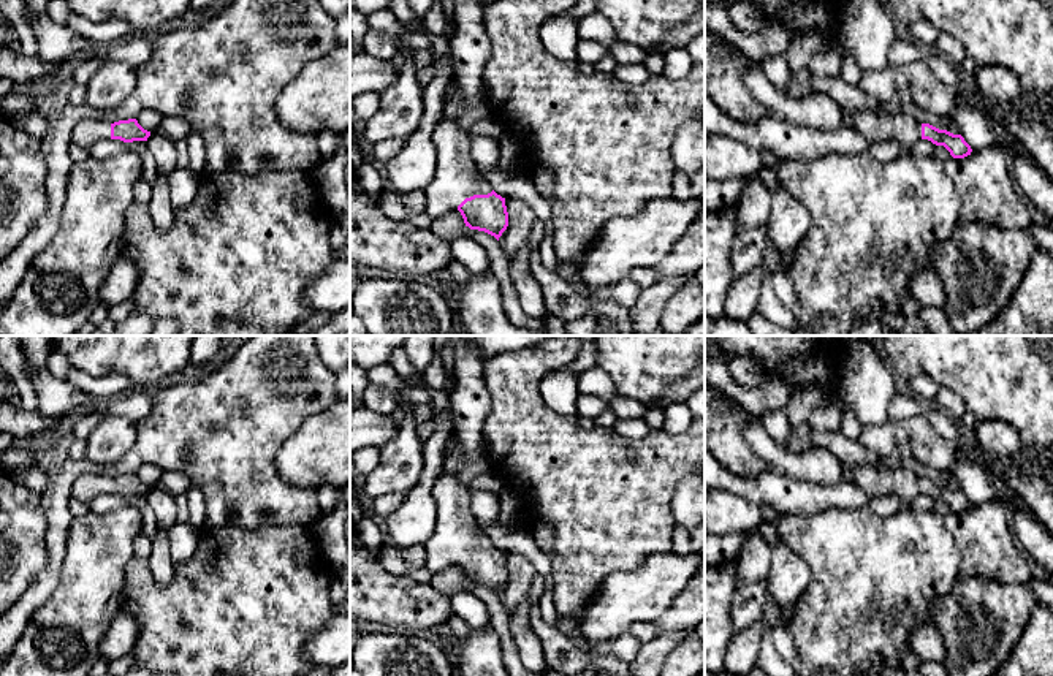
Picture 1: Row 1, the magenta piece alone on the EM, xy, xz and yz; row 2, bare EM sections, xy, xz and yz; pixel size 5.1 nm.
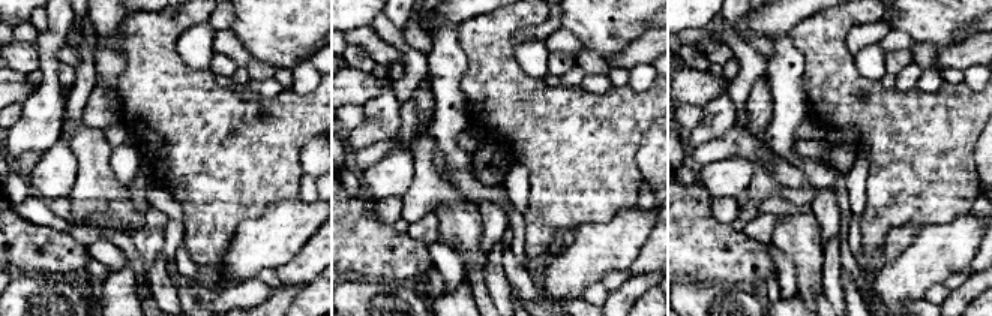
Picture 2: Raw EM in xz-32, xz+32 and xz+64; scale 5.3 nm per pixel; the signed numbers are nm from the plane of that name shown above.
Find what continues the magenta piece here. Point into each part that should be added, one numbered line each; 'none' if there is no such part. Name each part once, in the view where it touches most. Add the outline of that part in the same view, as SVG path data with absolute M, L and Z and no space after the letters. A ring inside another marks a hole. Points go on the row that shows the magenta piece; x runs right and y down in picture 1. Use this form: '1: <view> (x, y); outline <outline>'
1: xz (456, 178); outline M442 117L434 127L432 142L437 149L437 171L424 190L431 218L458 211L466 198L492 192L470 157L472 139L456 119Z

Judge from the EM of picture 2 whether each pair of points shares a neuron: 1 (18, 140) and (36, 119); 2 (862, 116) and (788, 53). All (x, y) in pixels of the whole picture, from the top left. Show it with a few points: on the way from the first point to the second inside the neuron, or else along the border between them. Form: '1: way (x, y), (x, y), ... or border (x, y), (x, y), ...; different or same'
1: way (23, 135), (35, 123); same
2: border (790, 33), (803, 59), (802, 90), (808, 101); different

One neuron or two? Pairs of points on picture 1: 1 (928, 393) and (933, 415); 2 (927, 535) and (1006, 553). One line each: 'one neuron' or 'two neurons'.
1: two neurons
2: two neurons

